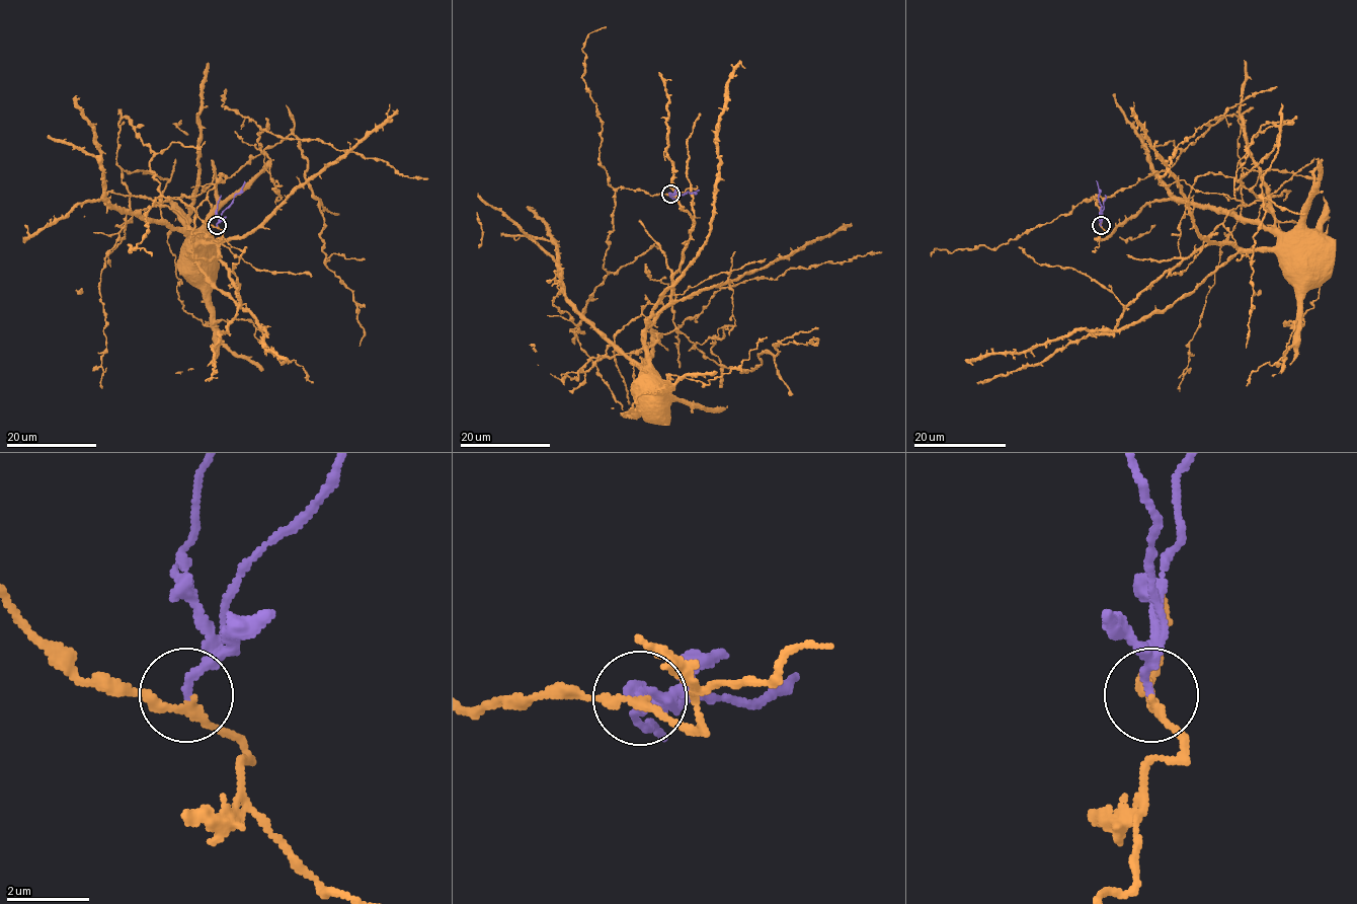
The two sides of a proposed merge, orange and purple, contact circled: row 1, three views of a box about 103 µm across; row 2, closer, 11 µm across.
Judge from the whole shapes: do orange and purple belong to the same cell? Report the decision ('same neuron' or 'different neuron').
different neuron

